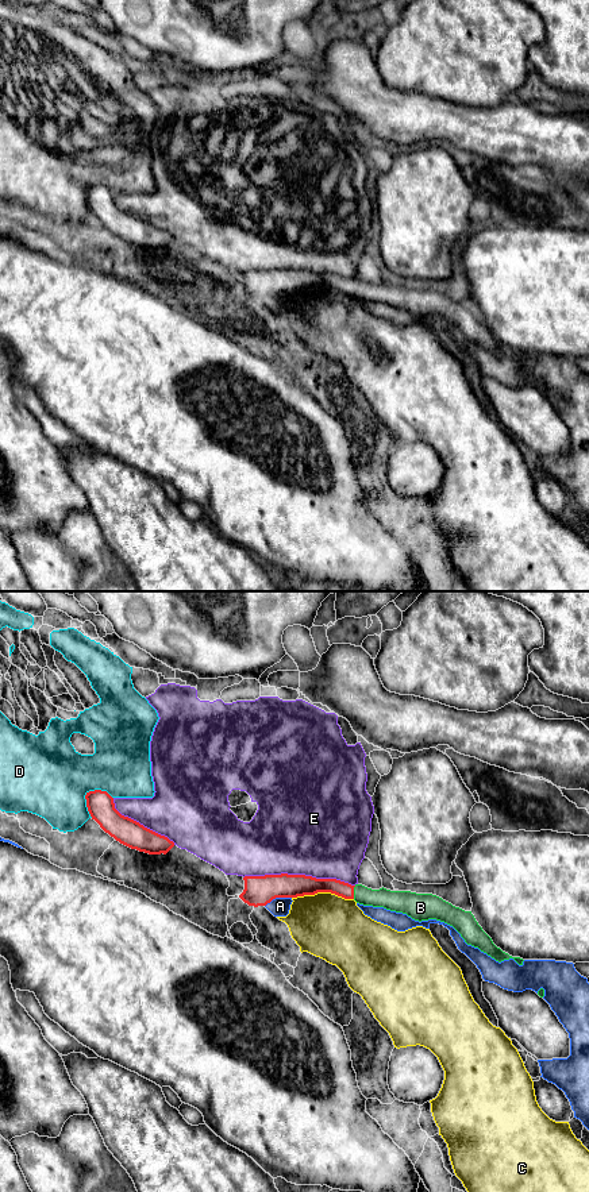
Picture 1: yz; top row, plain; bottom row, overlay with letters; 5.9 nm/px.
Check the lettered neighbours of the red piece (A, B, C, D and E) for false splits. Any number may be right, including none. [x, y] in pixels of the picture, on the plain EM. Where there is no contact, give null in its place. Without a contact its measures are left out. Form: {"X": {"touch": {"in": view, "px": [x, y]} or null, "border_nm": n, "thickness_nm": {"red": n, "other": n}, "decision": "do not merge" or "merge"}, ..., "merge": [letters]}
{"A": {"touch": {"in": "yz", "px": [277, 292]}, "border_nm": 170, "thickness_nm": {"red": 180, "other": 110}, "decision": "do not merge"}, "B": {"touch": {"in": "yz", "px": [353, 288]}, "border_nm": 80, "thickness_nm": {"red": 100, "other": 120}, "decision": "merge"}, "C": {"touch": {"in": "yz", "px": [323, 286]}, "border_nm": 360, "thickness_nm": {"red": 140, "other": 380}, "decision": "do not merge"}, "D": {"touch": {"in": "yz", "px": [85, 192]}, "border_nm": 190, "thickness_nm": {"red": 160, "other": 460}, "decision": "do not merge"}, "E": {"touch": {"in": "yz", "px": [299, 270]}, "border_nm": 650, "thickness_nm": {"red": 180, "other": 500}, "decision": "do not merge"}, "merge": ["B"]}

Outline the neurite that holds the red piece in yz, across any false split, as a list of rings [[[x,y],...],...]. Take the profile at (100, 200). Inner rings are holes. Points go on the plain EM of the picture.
[[[89,186],[85,194],[92,215],[120,239],[149,250],[166,250],[174,242],[174,238],[168,232],[122,211],[107,186]]]

